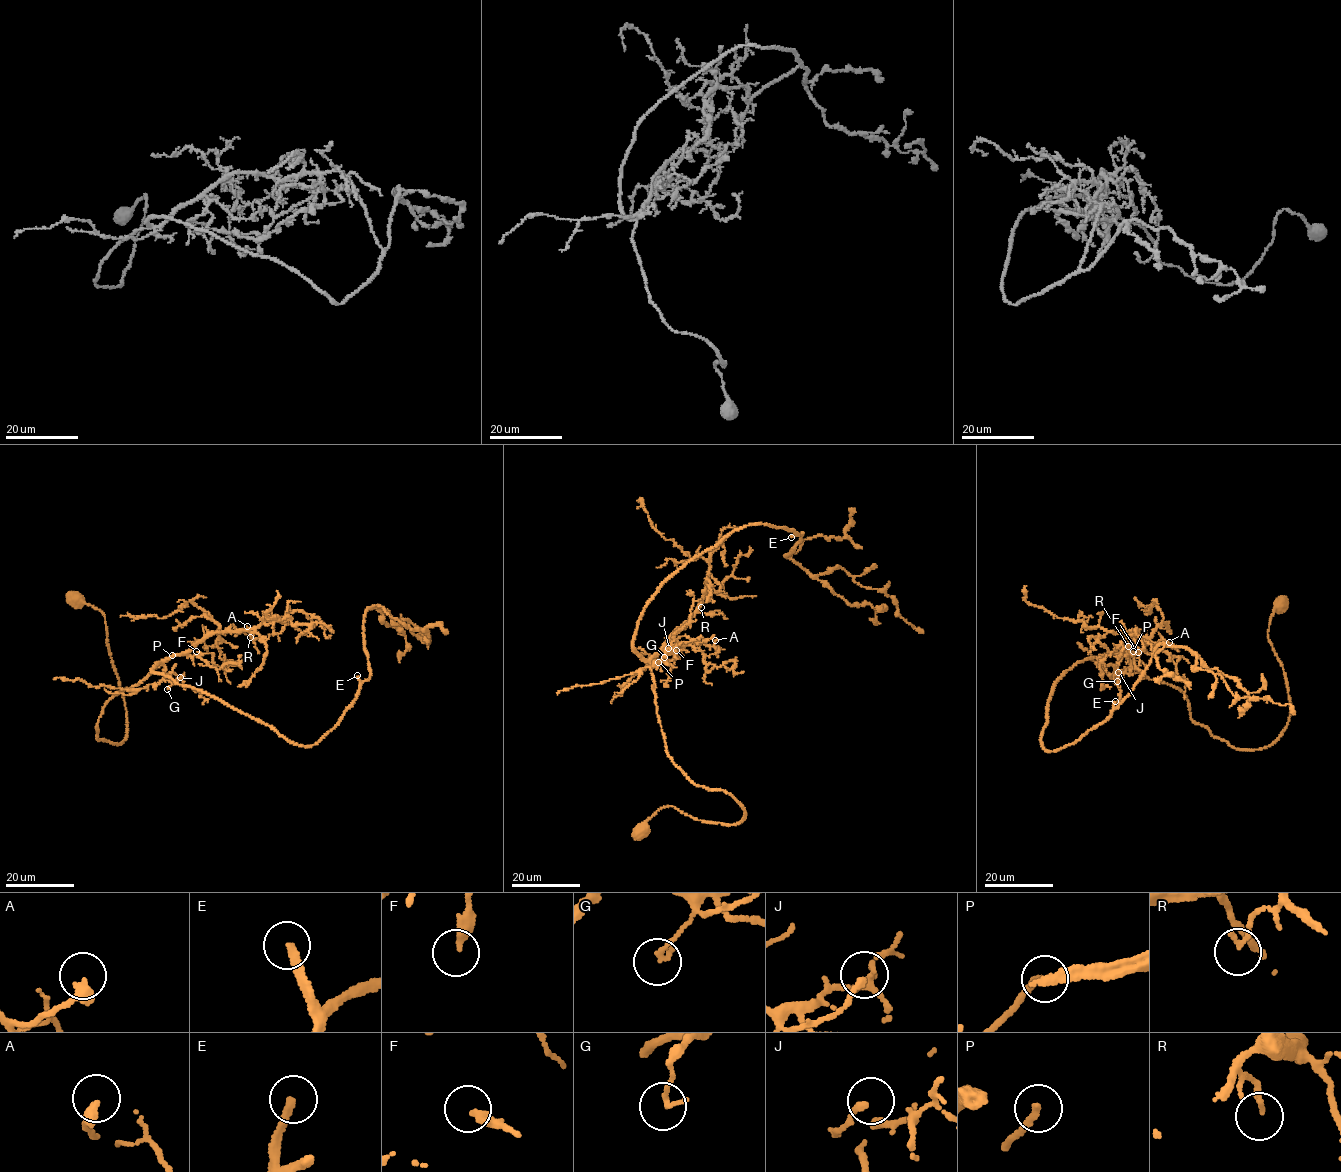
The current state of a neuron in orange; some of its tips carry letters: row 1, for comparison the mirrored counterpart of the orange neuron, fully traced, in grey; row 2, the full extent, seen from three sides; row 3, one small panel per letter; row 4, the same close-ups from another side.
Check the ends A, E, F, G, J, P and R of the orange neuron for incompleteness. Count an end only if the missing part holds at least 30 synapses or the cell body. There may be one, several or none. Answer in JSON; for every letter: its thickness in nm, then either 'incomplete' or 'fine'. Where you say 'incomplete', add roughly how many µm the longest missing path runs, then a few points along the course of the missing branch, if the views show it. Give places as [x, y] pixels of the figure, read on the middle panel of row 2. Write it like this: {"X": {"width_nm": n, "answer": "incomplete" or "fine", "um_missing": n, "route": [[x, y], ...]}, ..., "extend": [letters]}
{"A": {"width_nm": 340, "answer": "fine"}, "E": {"width_nm": 240, "answer": "incomplete", "um_missing": 80, "route": [[791, 537], [751, 555], [731, 619], [725, 615], [711, 638], [696, 643], [690, 654], [689, 667]]}, "F": {"width_nm": 280, "answer": "fine"}, "G": {"width_nm": 150, "answer": "fine"}, "J": {"width_nm": 190, "answer": "fine"}, "P": {"width_nm": 170, "answer": "fine"}, "R": {"width_nm": 120, "answer": "fine"}, "extend": ["E"]}

